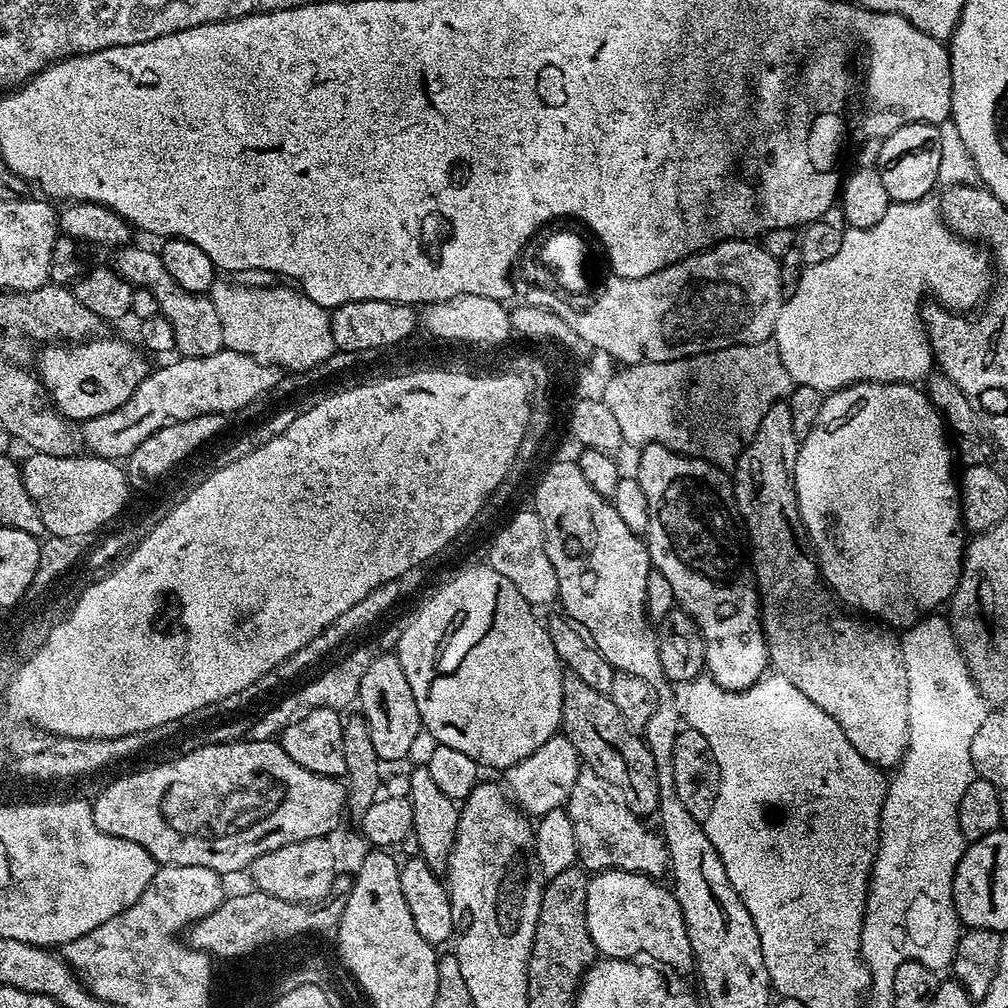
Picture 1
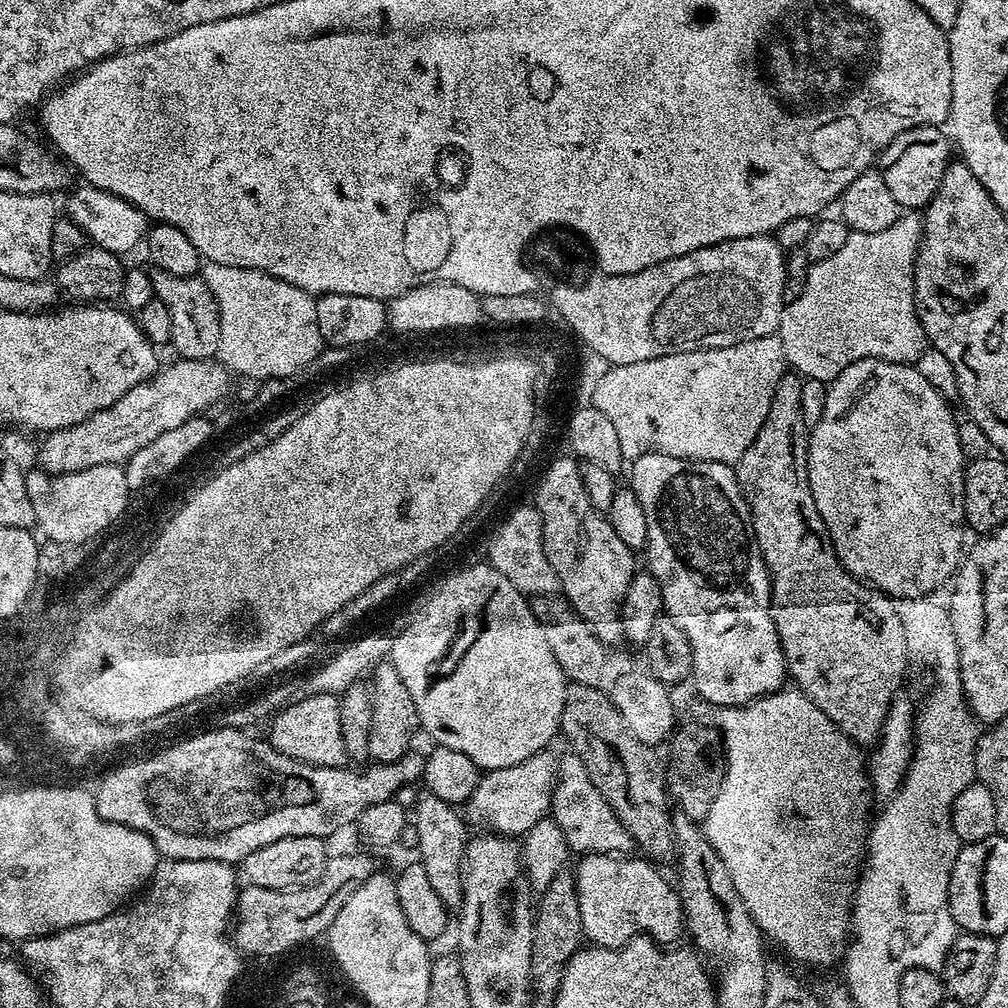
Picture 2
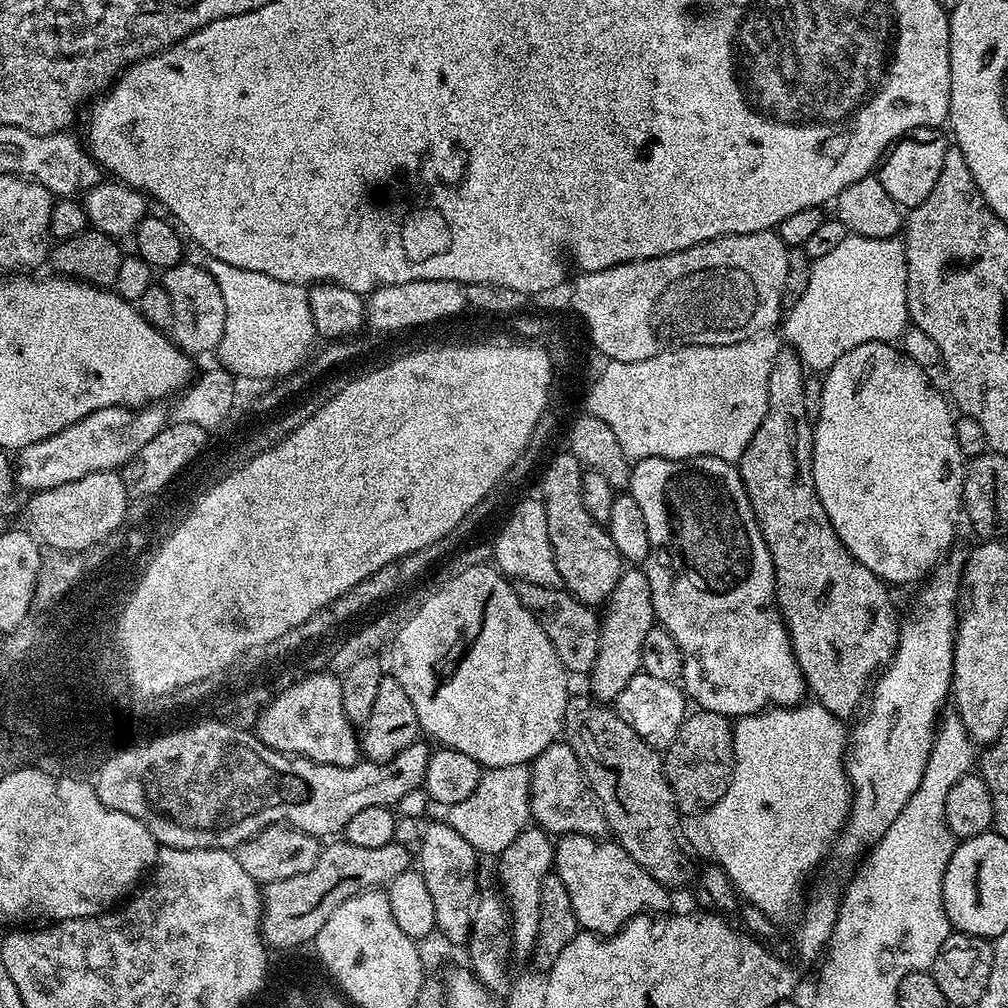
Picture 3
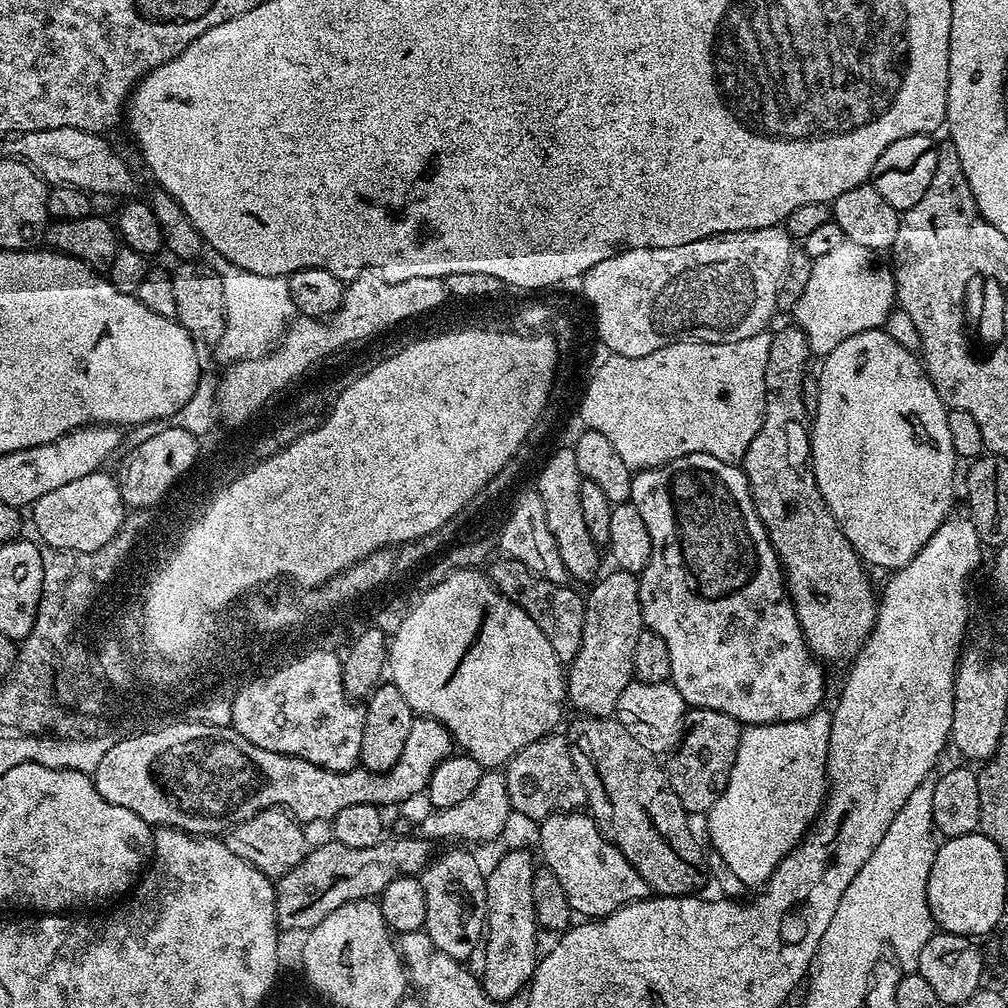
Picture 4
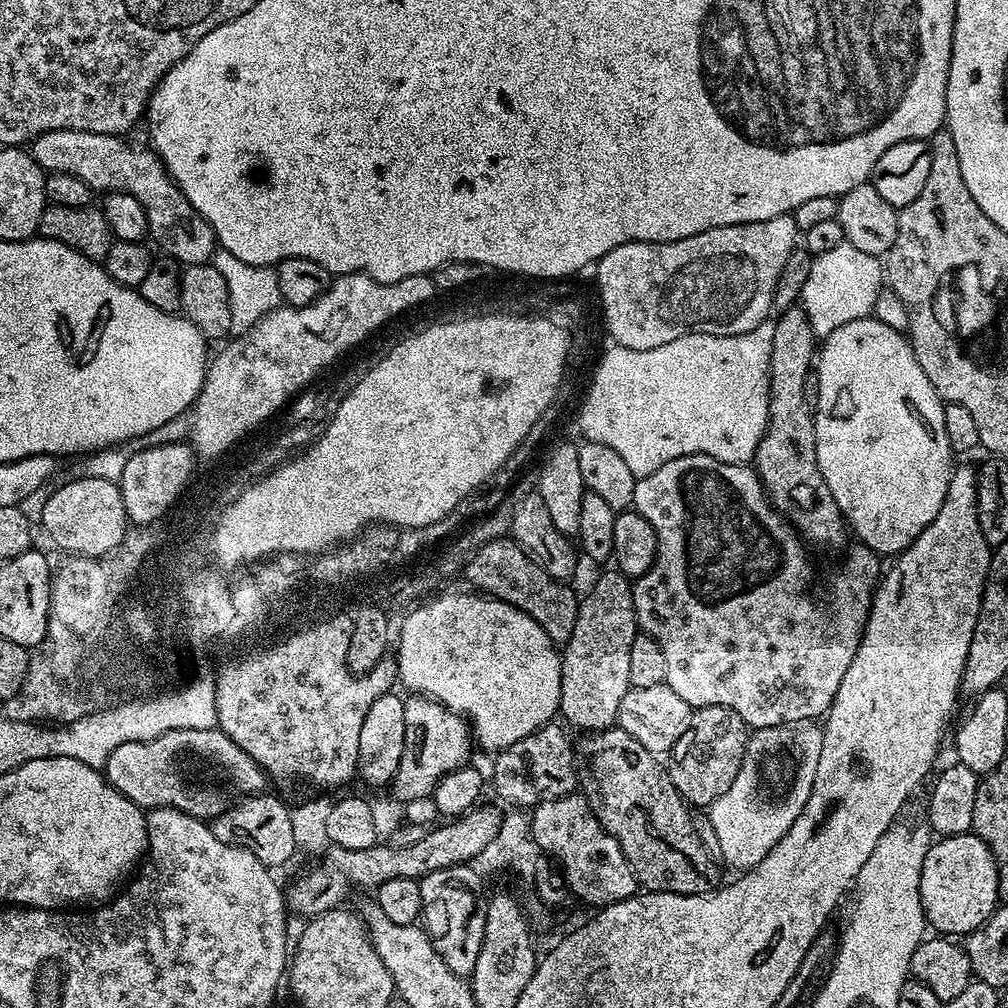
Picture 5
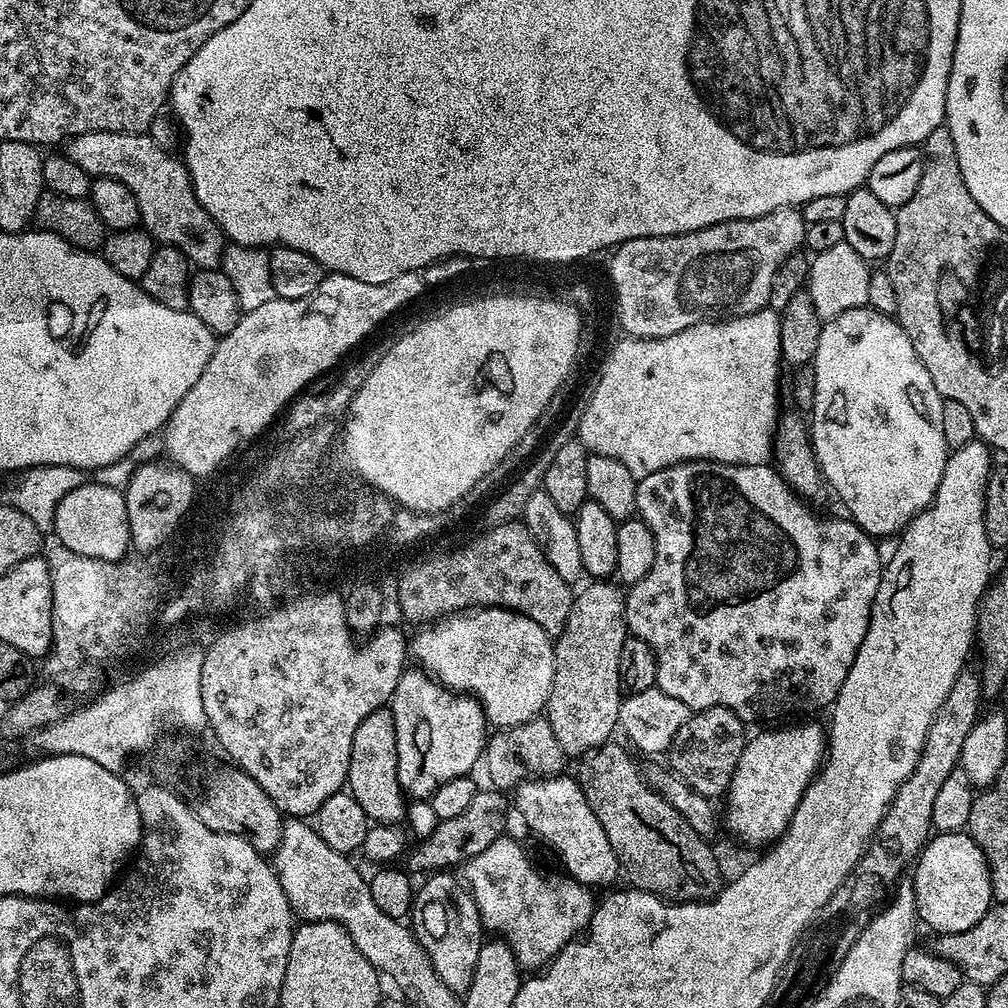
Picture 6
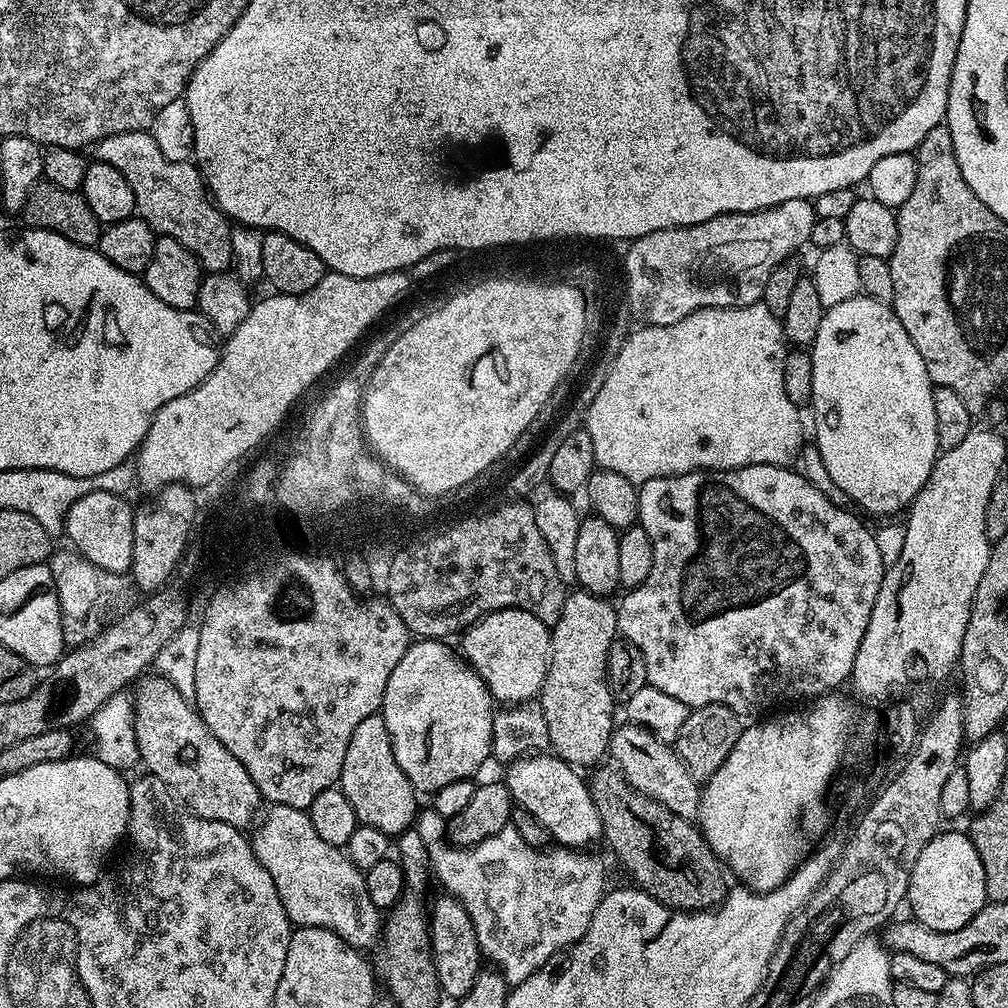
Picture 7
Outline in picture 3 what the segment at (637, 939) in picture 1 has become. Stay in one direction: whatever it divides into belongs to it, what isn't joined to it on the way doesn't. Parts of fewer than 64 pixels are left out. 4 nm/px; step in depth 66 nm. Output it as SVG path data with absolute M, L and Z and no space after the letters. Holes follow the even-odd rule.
M564 834L555 841L554 847L554 874L566 885L577 925L583 931L611 934L623 928L633 916L669 911L669 889L638 866L638 862L634 862L634 858L630 858L630 854L611 839Z

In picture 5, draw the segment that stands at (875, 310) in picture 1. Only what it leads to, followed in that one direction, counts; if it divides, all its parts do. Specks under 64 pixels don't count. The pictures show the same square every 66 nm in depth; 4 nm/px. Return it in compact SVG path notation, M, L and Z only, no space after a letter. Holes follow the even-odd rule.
M845 242L834 246L834 250L826 250L826 254L812 257L810 274L806 286L802 286L799 303L810 318L810 326L817 337L823 338L838 330L838 326L846 326L846 322L872 316L878 294L885 284L886 272L881 257L866 254Z

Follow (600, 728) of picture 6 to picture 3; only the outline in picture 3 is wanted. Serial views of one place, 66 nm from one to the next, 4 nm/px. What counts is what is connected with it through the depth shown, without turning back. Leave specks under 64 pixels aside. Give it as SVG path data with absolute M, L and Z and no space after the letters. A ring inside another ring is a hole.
M628 566L621 572L614 590L603 601L600 622L598 654L587 677L591 695L601 702L615 701L616 695L641 671L642 641L656 624L654 602L650 594L647 571L640 566ZM604 608L604 612L603 612Z

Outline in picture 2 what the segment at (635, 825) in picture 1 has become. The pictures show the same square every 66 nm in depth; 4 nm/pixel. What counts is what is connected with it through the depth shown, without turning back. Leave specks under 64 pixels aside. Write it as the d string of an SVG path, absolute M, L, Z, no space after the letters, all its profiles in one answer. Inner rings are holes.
M575 754L560 756L558 760L558 779L552 790L551 819L564 831L568 847L573 853L589 856L614 856L628 854L634 845L626 826L618 822L610 802L594 786L586 766Z

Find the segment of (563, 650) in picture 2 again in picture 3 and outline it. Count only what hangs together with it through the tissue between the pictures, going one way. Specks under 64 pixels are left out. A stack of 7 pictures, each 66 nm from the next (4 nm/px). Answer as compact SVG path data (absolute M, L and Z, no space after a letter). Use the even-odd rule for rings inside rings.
M521 580L515 585L515 589L522 606L526 606L526 610L530 610L530 614L534 614L538 626L542 626L542 630L546 630L546 638L550 638L564 669L572 674L575 672L591 673L600 641L600 622L597 609L583 604L579 598L563 587L547 588L538 586L534 582Z

